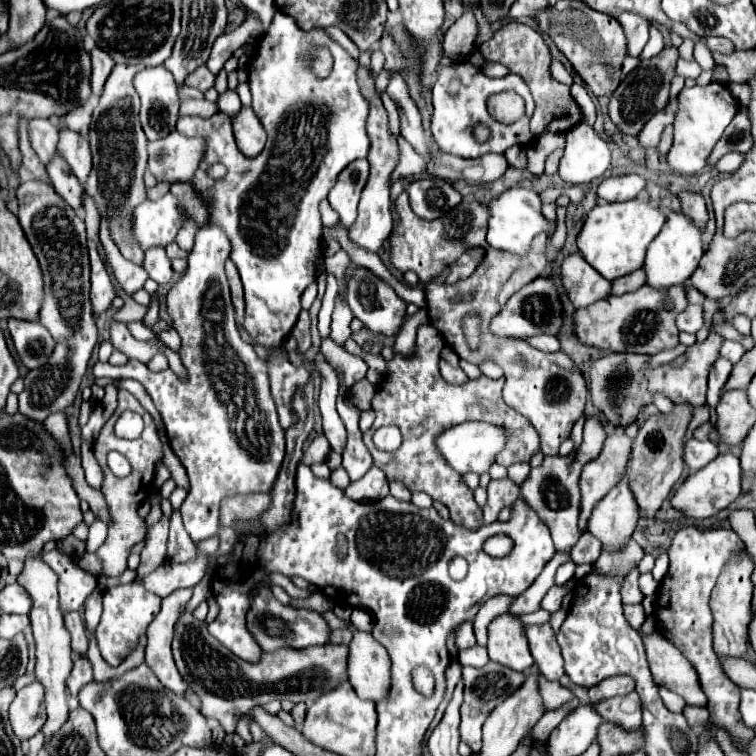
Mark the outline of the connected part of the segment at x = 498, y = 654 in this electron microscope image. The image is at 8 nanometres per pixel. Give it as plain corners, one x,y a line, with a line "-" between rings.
498,615
488,625
488,655
492,661
514,671
526,671
534,665
524,633
524,623
516,615

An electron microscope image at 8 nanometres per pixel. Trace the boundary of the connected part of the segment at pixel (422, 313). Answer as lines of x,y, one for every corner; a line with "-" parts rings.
420,309
416,311
414,315
406,315
406,321
402,323
402,329
396,337
396,345
394,345
394,351
396,353
410,353
414,349
414,341
416,341
416,331
420,325
428,323
430,319
426,317
426,309

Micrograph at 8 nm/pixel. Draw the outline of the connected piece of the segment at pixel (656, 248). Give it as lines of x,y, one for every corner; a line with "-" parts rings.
670,213
662,231
646,249
646,261
644,261
646,283
654,289
684,285
690,279
690,275
696,271
700,257
704,253
700,237
702,237
702,229
698,229
684,213

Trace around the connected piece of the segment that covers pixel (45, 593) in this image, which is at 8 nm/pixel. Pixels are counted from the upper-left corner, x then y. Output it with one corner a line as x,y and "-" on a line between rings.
42,555
38,557
26,557
24,569
18,575
18,583
28,591
32,599
32,609
30,609
30,623
36,639
36,677
44,685
46,691
46,713
48,719
42,727
46,733
46,739
56,733
62,723
68,717
68,703
66,703
66,677
70,675
72,669
72,649
70,649
70,635
64,627
62,611
58,605
58,589
56,589
56,575
54,571
42,561

